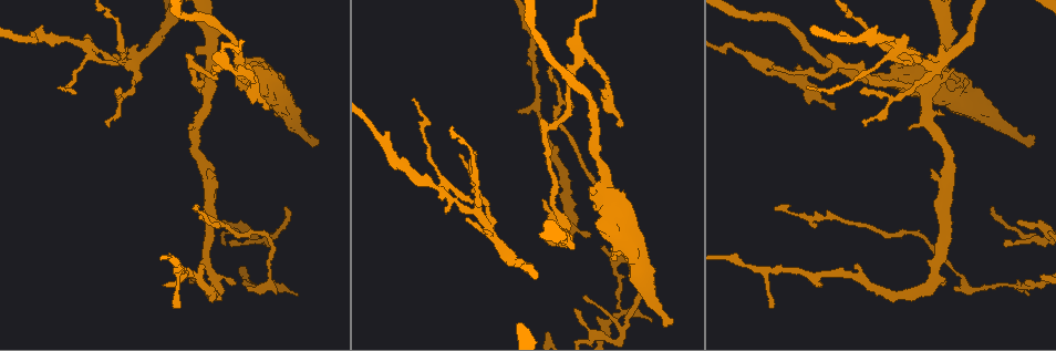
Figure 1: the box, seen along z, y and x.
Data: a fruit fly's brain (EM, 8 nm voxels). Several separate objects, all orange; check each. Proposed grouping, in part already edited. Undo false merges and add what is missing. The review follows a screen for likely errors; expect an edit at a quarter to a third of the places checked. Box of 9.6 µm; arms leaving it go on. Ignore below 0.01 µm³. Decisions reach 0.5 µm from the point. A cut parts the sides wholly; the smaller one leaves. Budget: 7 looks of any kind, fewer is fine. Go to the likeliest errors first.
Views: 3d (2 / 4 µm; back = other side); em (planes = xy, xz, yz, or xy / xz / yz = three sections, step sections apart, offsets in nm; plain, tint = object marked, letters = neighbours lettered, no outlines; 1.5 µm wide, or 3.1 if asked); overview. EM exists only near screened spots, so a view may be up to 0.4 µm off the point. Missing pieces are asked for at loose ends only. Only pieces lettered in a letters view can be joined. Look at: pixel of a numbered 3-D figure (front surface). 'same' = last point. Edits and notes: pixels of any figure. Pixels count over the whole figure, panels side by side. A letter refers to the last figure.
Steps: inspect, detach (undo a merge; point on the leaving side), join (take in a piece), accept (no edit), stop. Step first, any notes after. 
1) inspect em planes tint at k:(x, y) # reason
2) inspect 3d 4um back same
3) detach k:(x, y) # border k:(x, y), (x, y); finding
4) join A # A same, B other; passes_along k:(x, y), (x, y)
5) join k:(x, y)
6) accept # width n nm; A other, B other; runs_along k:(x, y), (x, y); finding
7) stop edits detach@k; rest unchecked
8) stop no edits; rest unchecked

inspect 3d 2um at 1:(317, 141) # free end

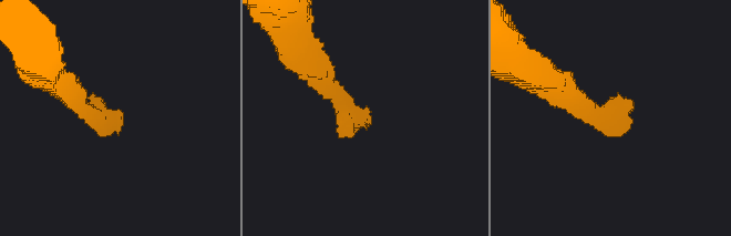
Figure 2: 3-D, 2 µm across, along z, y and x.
inspect em planes letters at 2:(369, 113)

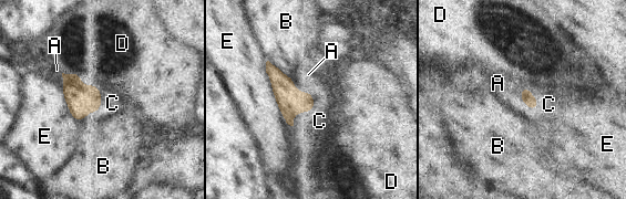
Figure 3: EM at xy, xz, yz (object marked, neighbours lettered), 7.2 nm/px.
join 3:(319, 121) # longest_contact E 500 nm; A other, B other, C same, D other, E other; it goes on there

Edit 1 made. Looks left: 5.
inspect 3d 4um at 1:(412, 100) # long arm stops here

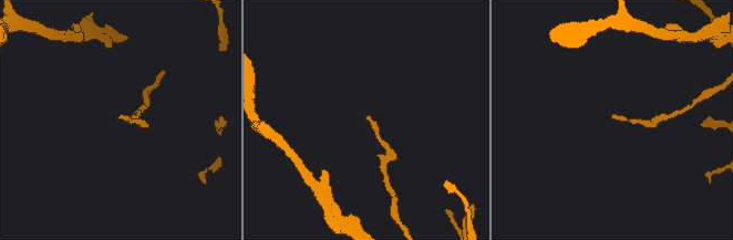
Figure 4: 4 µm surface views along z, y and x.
inspect em planes letters at 4:(369, 116)

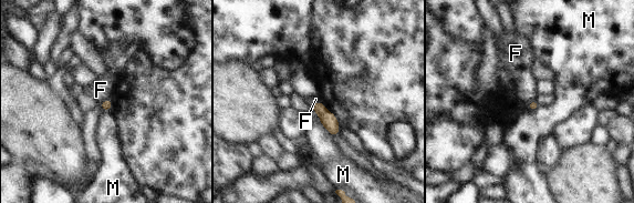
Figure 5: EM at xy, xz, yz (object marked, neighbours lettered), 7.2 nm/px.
accept # F other, M other; border 5:(108, 97), (99, 104); no lettered piece goes on from it

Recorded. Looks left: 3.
inspect 3d 4um at 1:(288, 208) # tapers out

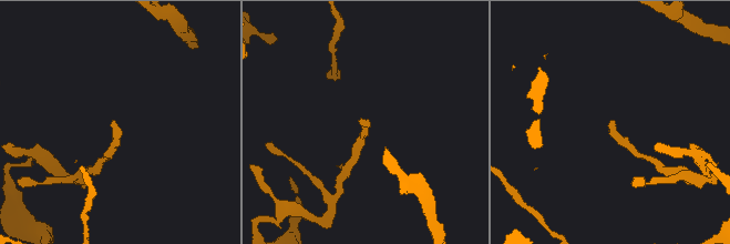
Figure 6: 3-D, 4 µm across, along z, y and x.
inspect em planes tint at 6:(611, 120) # shape alone is not enough

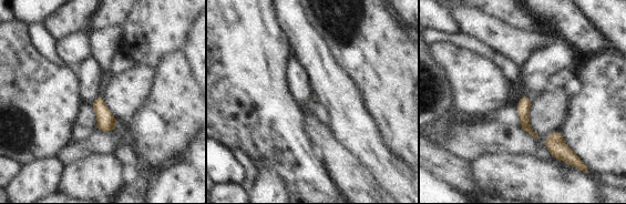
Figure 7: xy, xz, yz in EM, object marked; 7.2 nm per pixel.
inspect em planes letters same

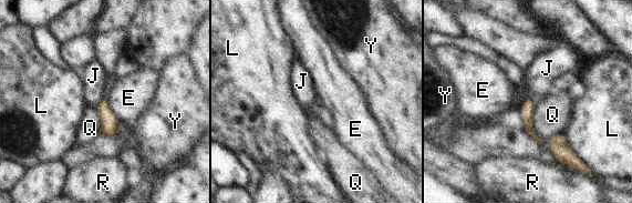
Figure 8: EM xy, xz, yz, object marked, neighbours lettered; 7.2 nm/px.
accept # E other, J other, L other, Q other, R other, Y other; border 8:(104, 98), (95, 108); no lettered piece goes on from it

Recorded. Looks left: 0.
stop edits join@3; rest unchecked

